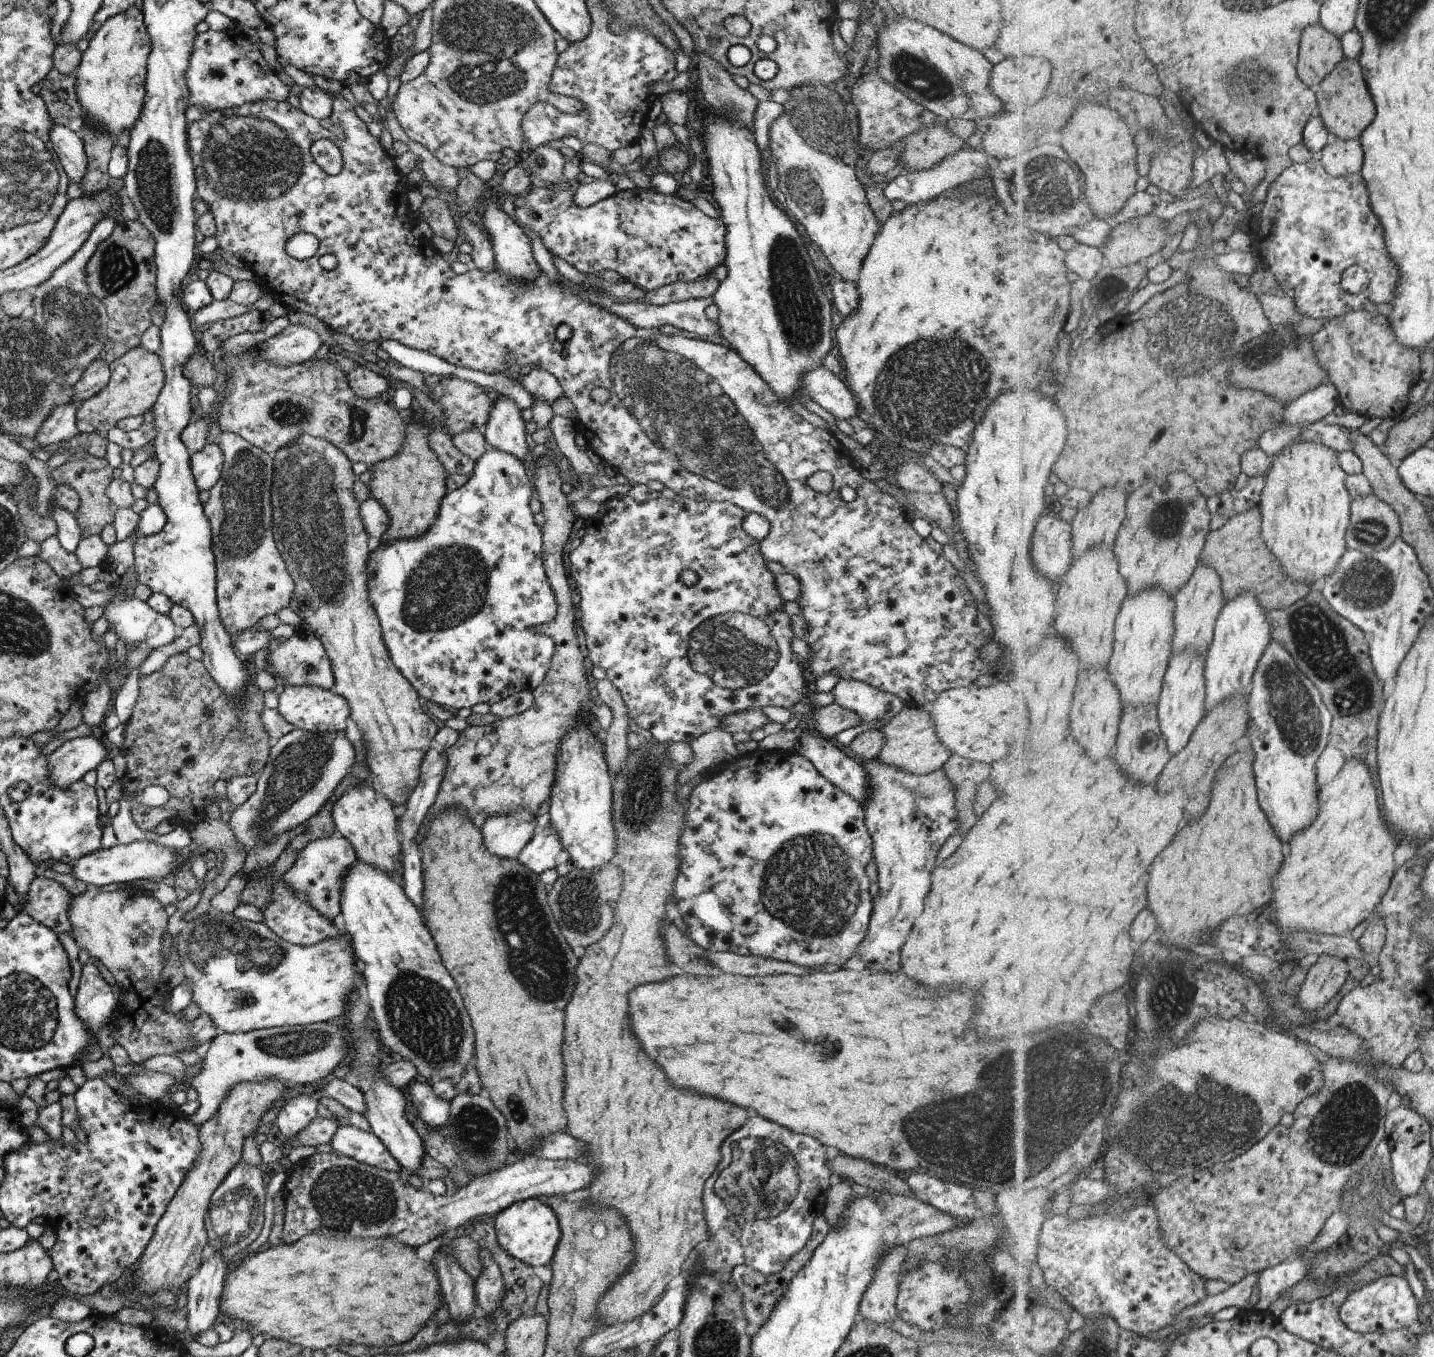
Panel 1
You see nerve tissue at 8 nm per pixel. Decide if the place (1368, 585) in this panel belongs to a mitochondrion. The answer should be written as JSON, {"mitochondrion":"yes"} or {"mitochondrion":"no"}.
{"mitochondrion":"yes"}

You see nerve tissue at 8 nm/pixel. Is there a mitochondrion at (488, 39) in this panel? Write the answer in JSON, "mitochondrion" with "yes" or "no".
{"mitochondrion":"yes"}

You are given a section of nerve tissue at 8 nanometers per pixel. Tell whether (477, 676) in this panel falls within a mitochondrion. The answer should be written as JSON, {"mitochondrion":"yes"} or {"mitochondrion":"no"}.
{"mitochondrion":"no"}

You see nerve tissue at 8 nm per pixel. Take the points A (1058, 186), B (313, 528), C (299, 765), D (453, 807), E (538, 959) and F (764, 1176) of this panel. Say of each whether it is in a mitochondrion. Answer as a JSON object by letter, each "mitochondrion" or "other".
{"A":"mitochondrion","B":"mitochondrion","C":"mitochondrion","D":"other","E":"mitochondrion","F":"mitochondrion"}

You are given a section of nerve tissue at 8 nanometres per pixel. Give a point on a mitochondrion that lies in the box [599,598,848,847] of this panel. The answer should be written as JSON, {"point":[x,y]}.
{"point":[737,648]}

